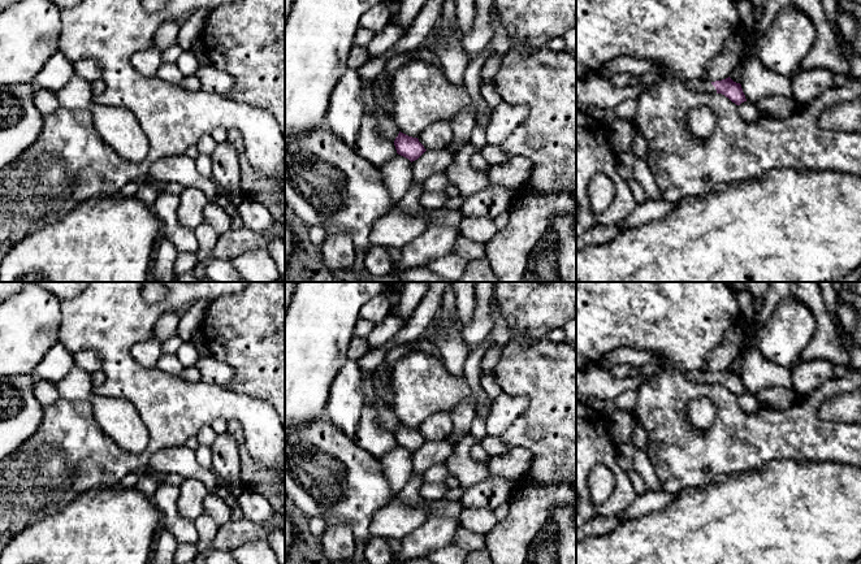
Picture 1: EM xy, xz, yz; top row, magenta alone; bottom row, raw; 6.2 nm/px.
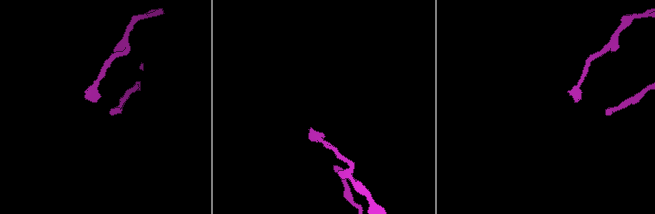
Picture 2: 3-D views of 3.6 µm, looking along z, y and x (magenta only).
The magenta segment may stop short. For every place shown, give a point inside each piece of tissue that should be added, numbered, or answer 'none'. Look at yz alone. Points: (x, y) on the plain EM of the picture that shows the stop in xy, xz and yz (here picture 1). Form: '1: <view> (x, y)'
1: yz (701, 376)

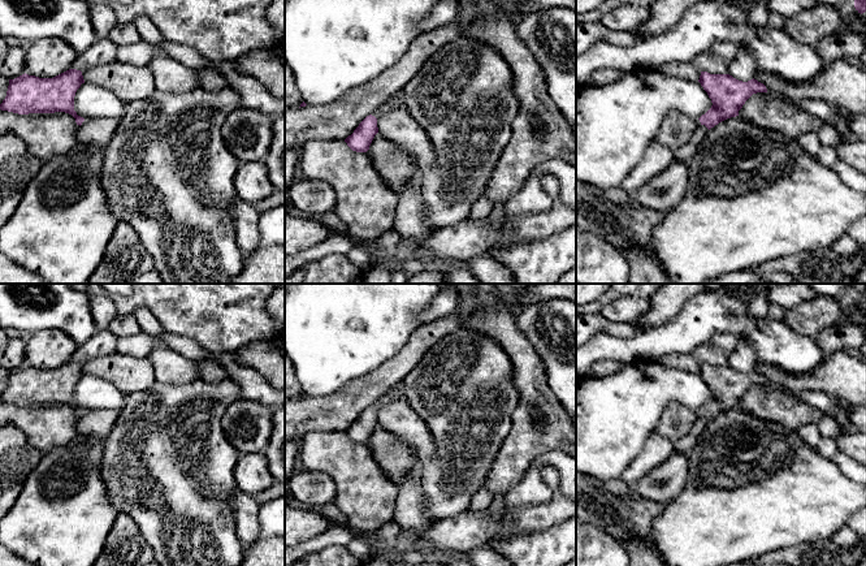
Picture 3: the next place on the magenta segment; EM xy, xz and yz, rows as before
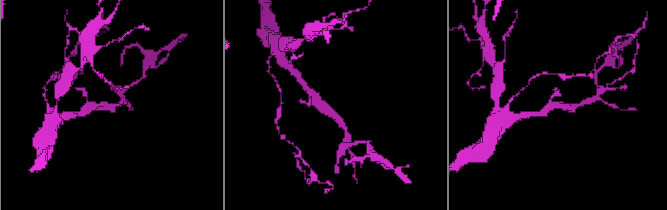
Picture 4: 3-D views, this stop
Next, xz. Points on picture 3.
1: xz (395, 393)

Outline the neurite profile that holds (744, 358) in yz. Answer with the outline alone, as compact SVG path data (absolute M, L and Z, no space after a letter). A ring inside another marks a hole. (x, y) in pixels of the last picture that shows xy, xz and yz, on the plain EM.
M742 336L737 337L737 347L728 354L728 366L733 370L748 373L754 370L758 357L752 344Z

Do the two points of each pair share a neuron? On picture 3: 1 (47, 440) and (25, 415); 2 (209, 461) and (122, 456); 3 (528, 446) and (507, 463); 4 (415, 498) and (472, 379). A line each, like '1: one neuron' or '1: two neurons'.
1: one neuron
2: one neuron
3: one neuron
4: two neurons

